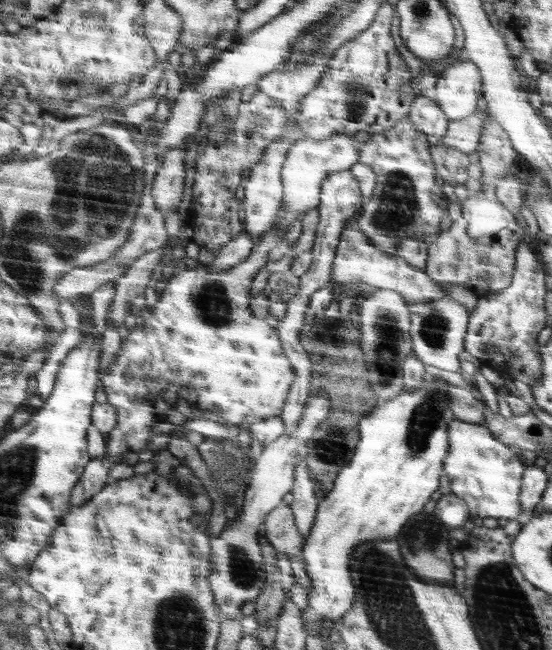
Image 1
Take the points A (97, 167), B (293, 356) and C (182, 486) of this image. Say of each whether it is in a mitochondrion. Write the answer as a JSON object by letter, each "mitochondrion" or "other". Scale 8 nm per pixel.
{"A":"mitochondrion","B":"other","C":"other"}

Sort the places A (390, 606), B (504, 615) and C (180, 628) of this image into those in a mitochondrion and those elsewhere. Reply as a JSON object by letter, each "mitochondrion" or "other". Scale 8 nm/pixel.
{"A":"mitochondrion","B":"mitochondrion","C":"mitochondrion"}

